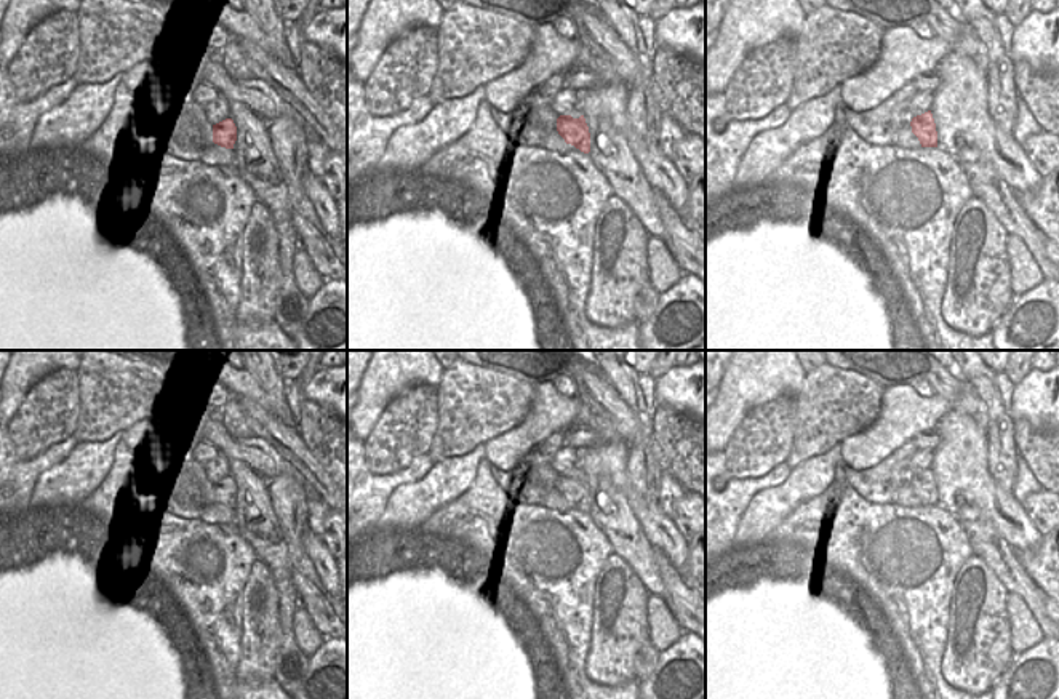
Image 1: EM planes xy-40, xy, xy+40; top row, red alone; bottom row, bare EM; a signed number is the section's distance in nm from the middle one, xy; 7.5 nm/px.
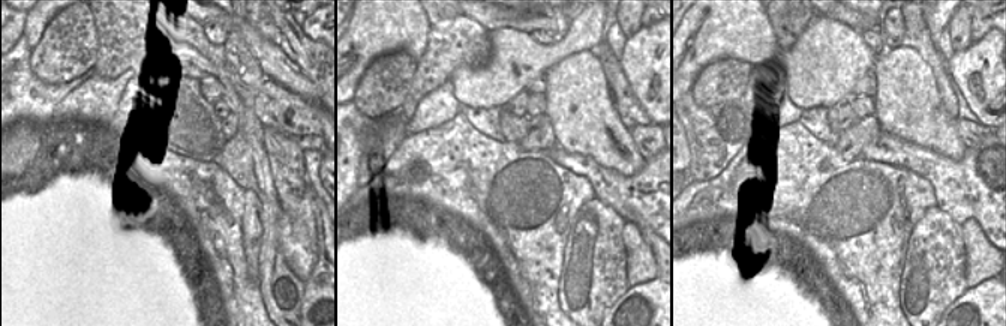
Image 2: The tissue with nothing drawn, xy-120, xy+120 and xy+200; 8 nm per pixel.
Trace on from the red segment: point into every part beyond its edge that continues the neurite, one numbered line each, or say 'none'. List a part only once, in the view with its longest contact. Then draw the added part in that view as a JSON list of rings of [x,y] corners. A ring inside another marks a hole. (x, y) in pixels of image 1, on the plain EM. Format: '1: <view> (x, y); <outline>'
1: xy-40 (216, 469); [[[219,454],[219,456],[213,457],[211,461],[208,461],[205,465],[205,473],[211,483],[216,483],[226,477],[232,477],[230,464],[229,464],[227,457]]]

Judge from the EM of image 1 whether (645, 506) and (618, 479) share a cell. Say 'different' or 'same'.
same

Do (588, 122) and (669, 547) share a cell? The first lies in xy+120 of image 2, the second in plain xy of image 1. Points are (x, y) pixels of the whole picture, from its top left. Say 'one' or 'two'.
one

